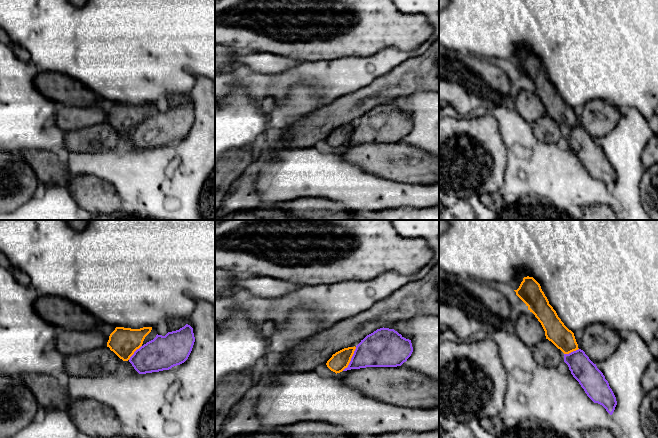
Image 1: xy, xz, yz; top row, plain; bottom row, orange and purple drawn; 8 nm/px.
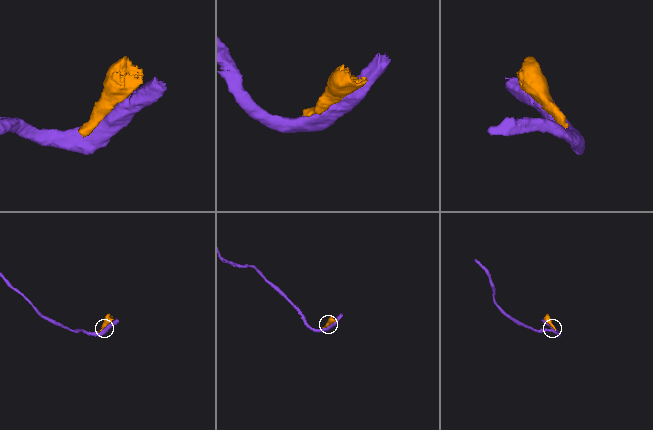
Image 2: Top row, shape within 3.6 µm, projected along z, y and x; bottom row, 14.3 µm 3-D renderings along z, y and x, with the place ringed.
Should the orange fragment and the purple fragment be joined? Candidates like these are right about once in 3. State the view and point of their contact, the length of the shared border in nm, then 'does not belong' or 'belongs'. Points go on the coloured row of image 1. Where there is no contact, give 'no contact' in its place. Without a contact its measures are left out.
xz (350, 359) | 220 nm | does not belong

